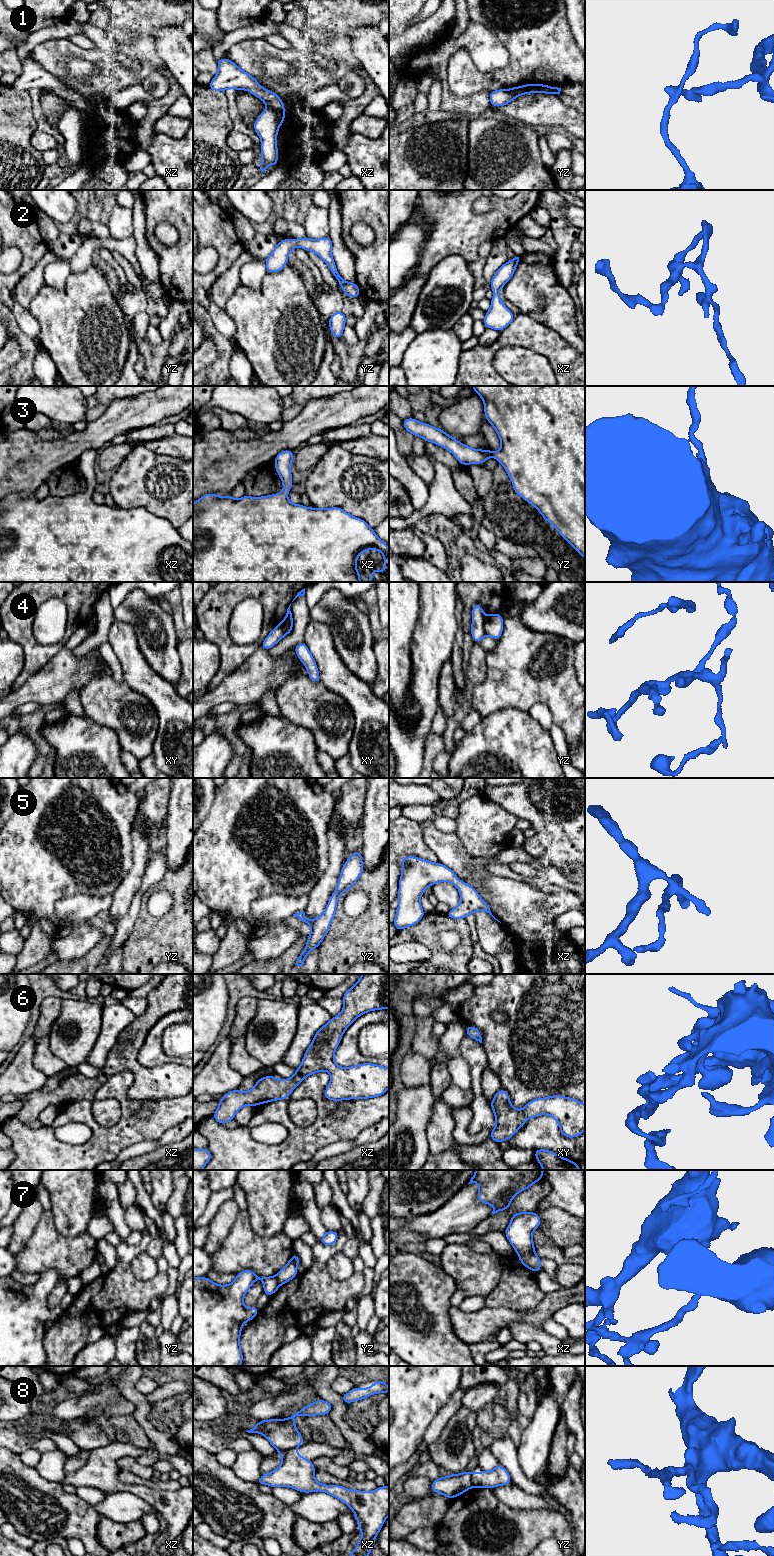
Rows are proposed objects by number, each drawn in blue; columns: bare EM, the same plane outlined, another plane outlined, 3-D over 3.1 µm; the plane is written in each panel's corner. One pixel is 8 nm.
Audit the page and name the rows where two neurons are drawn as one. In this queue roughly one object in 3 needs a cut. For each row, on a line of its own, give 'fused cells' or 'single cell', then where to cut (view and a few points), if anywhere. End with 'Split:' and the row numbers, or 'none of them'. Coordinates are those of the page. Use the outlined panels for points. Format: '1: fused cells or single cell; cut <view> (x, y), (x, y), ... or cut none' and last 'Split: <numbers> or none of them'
1: fused cells; cut xz (268, 107), (274, 112), (280, 123)
2: single cell; cut none
3: single cell; cut none
4: fused cells; cut xy (291, 616), (284, 622), (284, 629), (288, 633)
5: single cell; cut none
6: single cell; cut none
7: fused cells; cut xz (534, 1253), (519, 1255)
8: fused cells; cut xz (295, 1447), (280, 1454)
Split: 1, 4, 7, 8

